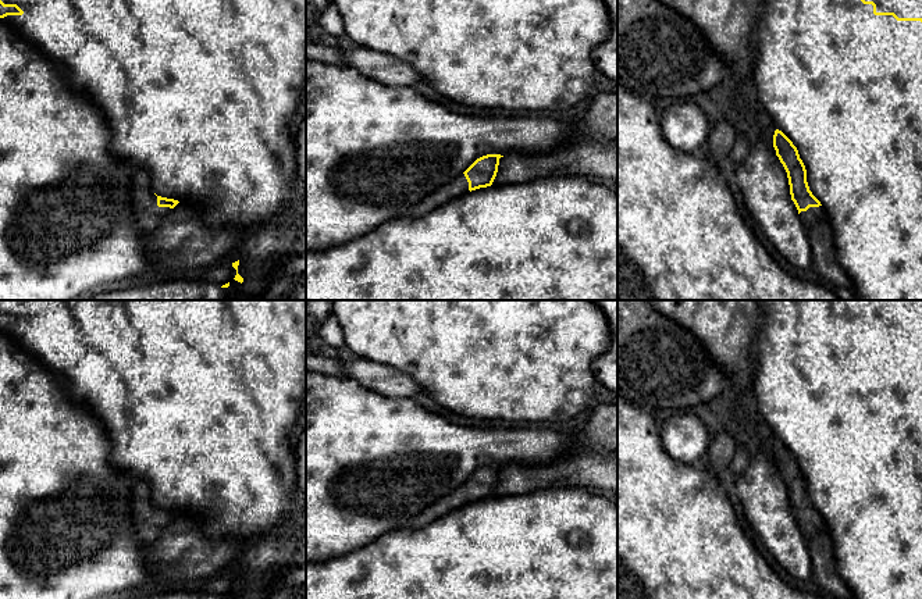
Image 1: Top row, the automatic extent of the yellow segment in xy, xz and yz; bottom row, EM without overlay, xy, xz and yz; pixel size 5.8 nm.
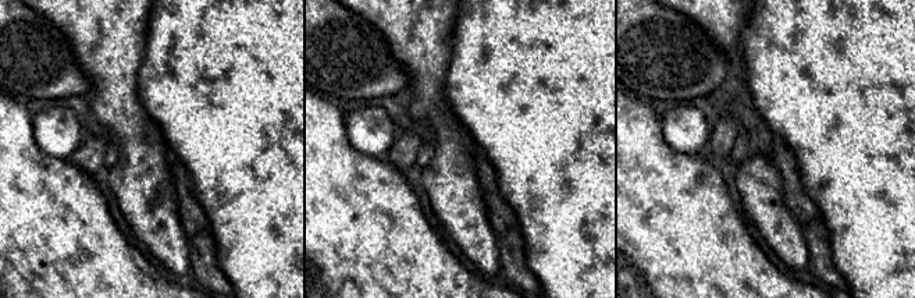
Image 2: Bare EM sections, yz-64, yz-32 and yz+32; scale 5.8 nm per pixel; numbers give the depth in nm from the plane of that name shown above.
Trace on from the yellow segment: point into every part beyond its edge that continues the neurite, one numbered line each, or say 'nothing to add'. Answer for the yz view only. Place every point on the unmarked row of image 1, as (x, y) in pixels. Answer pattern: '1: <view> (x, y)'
1: yz (844, 396)

